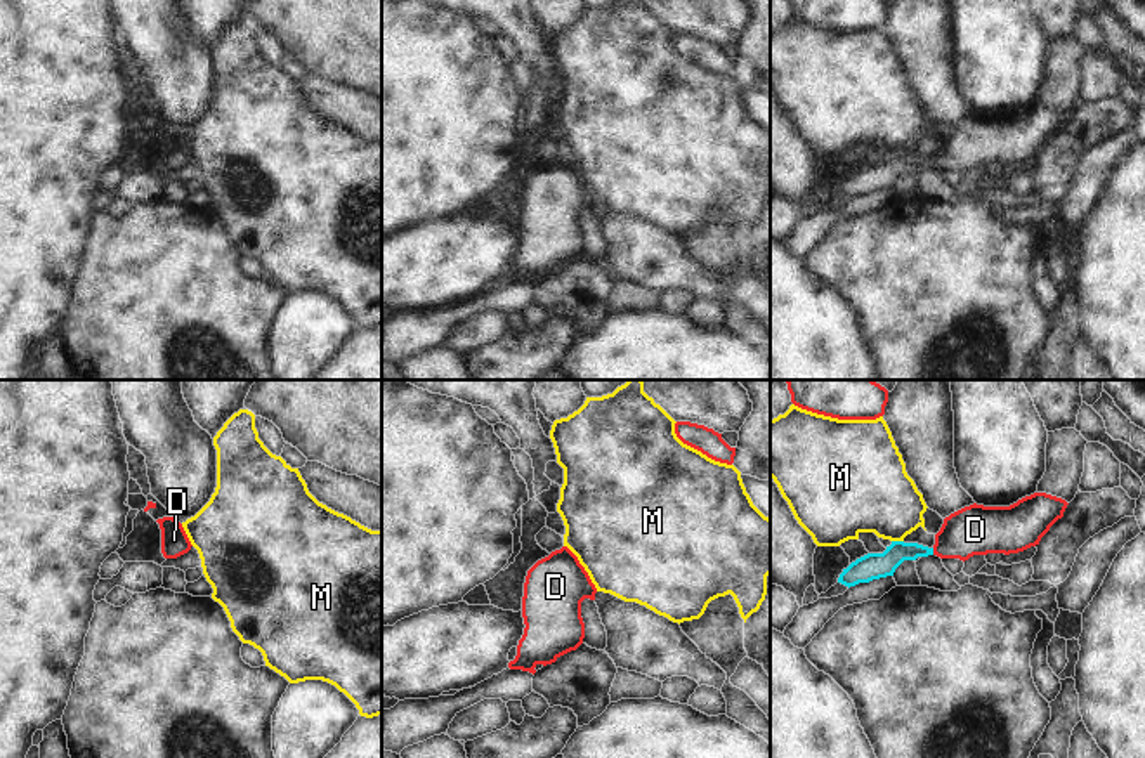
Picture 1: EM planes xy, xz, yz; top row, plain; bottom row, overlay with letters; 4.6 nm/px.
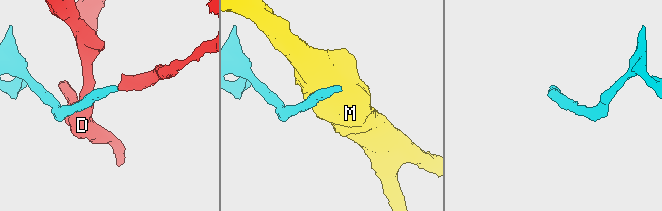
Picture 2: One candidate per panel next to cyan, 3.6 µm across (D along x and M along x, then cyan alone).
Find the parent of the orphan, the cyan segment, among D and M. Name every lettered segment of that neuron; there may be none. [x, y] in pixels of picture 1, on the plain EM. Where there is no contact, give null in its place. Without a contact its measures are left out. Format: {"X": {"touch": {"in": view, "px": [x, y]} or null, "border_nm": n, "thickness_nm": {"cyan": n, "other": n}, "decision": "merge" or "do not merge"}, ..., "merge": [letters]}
{"D": {"touch": {"in": "yz", "px": [932, 163]}, "border_nm": 30, "thickness_nm": {"cyan": 110, "other": 240}, "decision": "merge"}, "M": {"touch": {"in": "yz", "px": [897, 153]}, "border_nm": 60, "thickness_nm": {"cyan": 130, "other": 360}, "decision": "do not merge"}, "merge": ["D"]}

